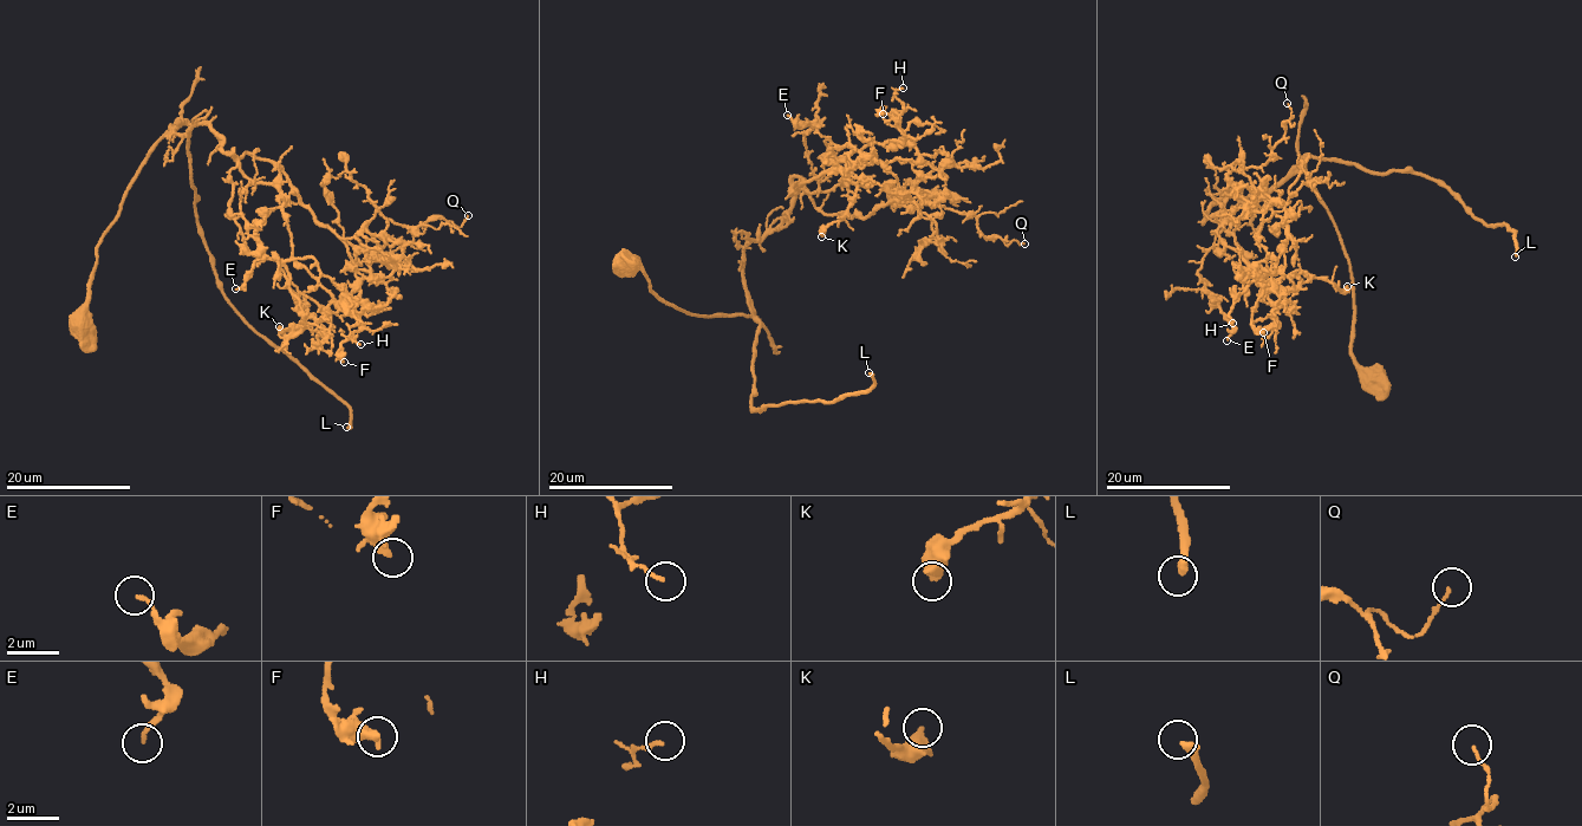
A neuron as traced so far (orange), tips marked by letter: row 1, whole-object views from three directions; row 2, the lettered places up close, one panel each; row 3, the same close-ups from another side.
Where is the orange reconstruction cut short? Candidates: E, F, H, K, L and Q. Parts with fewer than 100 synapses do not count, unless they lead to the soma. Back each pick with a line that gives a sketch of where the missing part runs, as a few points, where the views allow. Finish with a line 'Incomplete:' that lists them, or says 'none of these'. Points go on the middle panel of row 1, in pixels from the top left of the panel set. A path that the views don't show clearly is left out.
Incomplete: L

